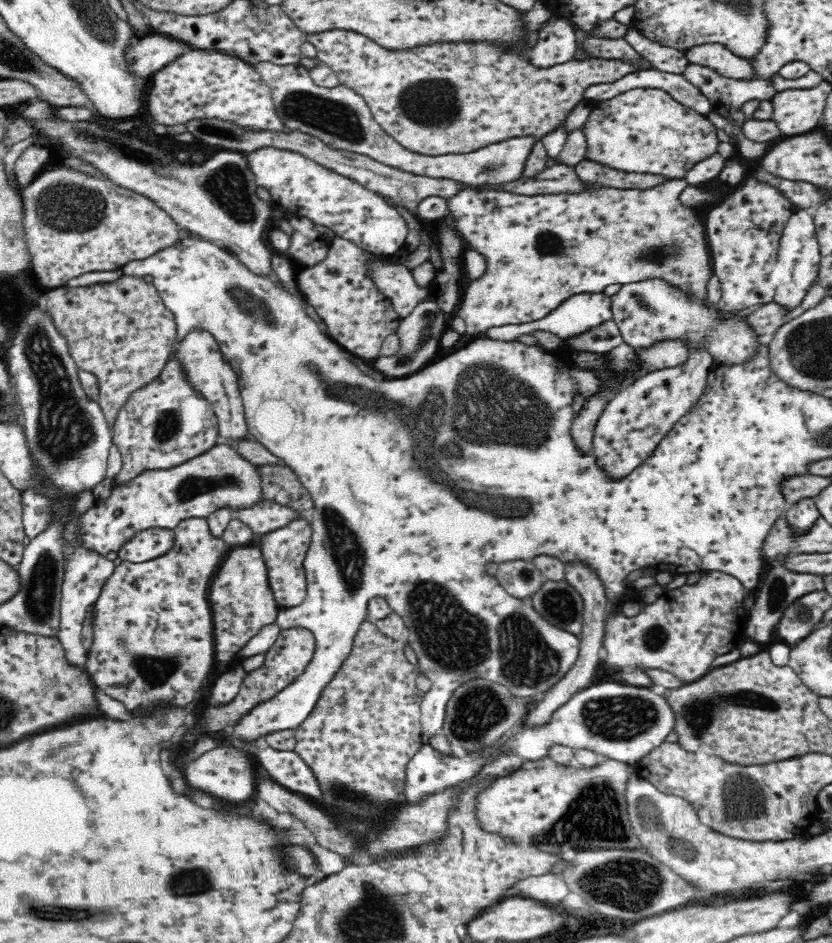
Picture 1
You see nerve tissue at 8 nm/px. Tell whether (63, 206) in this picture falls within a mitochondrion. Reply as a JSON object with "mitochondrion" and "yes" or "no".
{"mitochondrion":"yes"}

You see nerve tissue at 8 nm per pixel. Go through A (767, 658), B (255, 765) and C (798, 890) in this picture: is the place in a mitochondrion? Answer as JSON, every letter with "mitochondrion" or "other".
{"A":"other","B":"other","C":"other"}

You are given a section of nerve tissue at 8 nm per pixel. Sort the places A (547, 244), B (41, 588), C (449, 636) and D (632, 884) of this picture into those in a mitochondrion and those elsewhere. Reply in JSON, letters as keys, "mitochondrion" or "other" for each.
{"A":"mitochondrion","B":"mitochondrion","C":"mitochondrion","D":"mitochondrion"}

